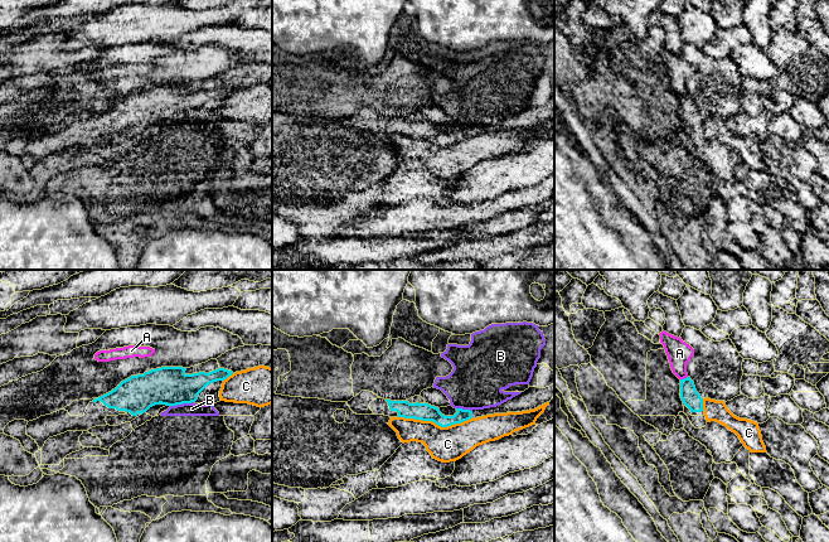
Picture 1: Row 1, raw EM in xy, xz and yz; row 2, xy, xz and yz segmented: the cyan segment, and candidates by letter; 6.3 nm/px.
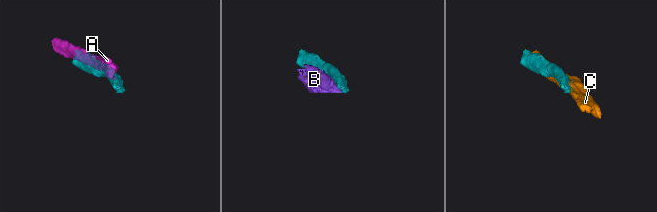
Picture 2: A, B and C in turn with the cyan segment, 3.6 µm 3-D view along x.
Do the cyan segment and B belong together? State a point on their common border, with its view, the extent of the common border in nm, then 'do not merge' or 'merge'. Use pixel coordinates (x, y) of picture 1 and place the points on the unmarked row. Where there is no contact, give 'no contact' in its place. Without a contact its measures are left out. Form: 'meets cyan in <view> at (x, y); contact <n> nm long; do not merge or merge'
meets cyan in xy at (182, 121); contact 160 nm long; do not merge

